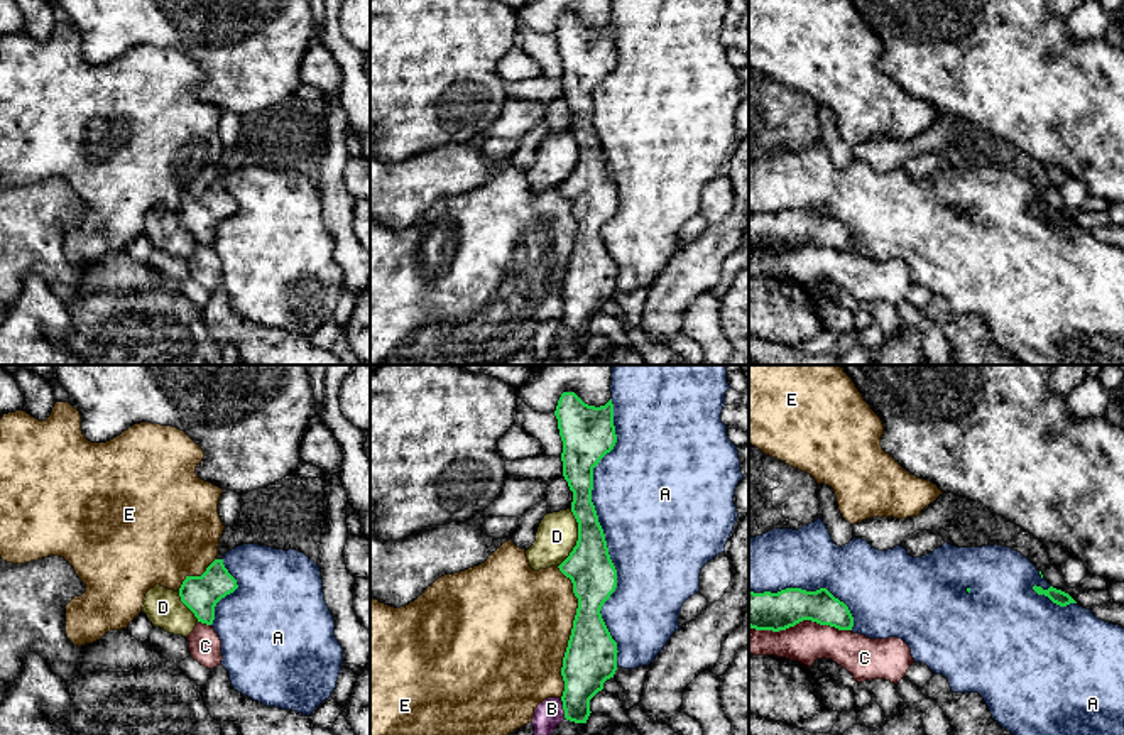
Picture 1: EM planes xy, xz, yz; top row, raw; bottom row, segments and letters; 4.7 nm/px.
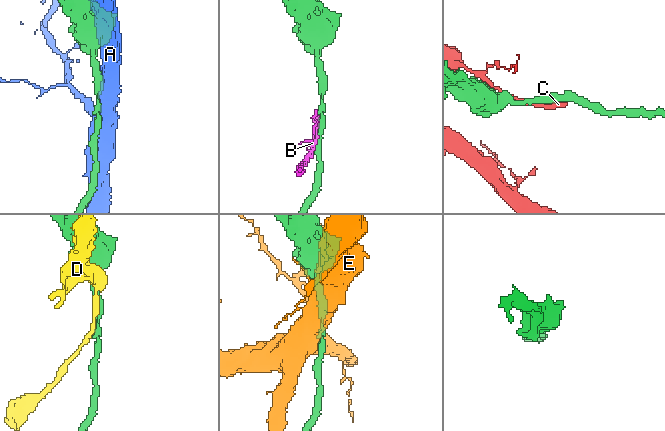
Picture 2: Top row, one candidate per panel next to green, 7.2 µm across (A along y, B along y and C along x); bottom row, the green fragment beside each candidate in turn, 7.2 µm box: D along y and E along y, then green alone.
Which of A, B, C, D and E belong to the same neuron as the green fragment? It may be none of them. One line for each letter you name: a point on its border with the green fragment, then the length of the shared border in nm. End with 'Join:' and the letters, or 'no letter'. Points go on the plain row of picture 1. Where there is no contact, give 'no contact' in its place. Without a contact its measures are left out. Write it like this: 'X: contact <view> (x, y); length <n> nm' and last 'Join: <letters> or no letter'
Join: no letter

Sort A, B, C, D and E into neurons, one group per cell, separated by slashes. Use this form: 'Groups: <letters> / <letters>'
Groups: A / B C / D / E

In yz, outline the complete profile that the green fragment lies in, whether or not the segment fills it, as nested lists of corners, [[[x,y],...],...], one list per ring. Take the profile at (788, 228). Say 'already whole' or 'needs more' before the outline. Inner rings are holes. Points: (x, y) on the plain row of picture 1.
already whole; [[[786,210],[778,215],[749,213],[749,248],[756,252],[786,252],[803,242],[852,252],[854,238],[848,228],[827,210],[806,213]]]

